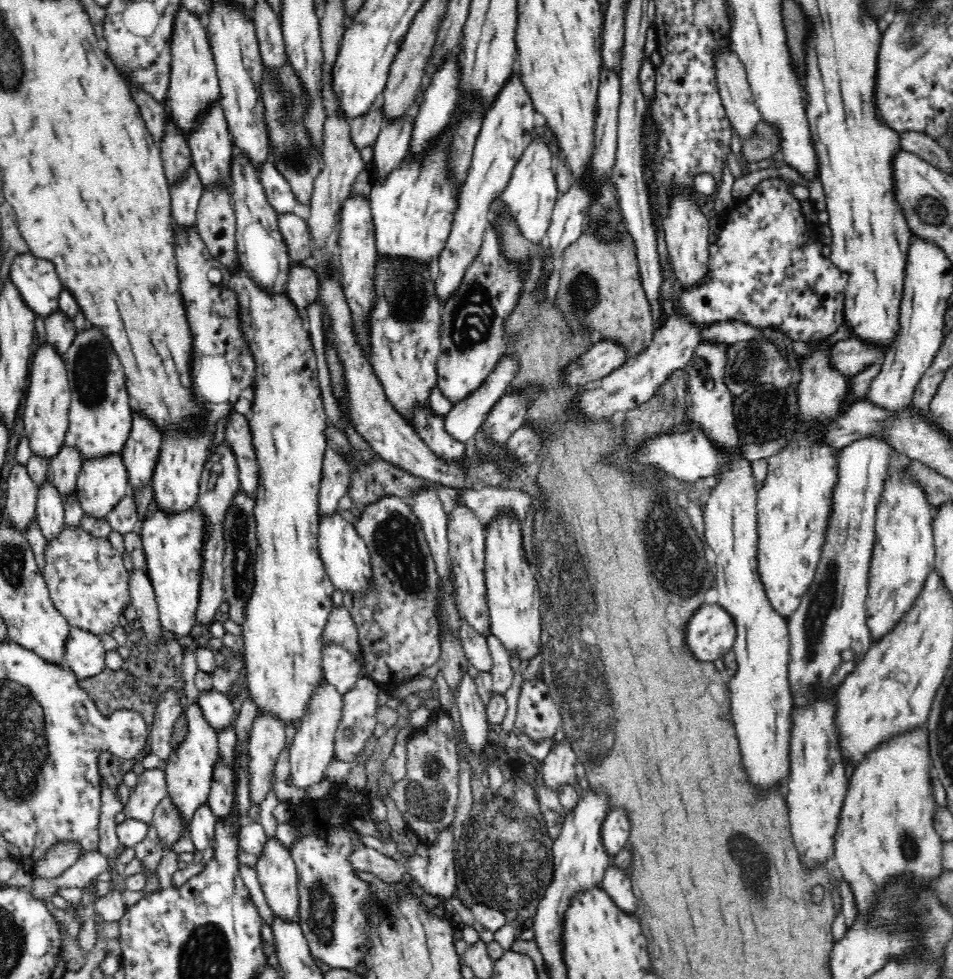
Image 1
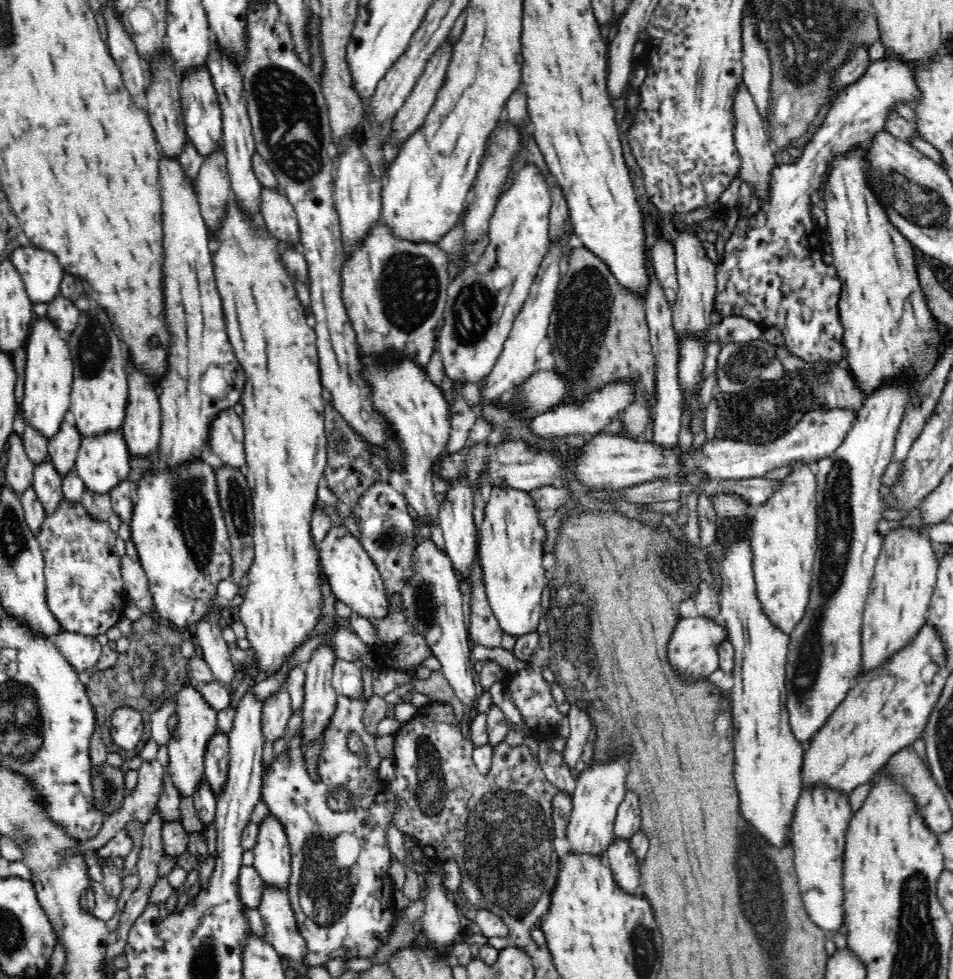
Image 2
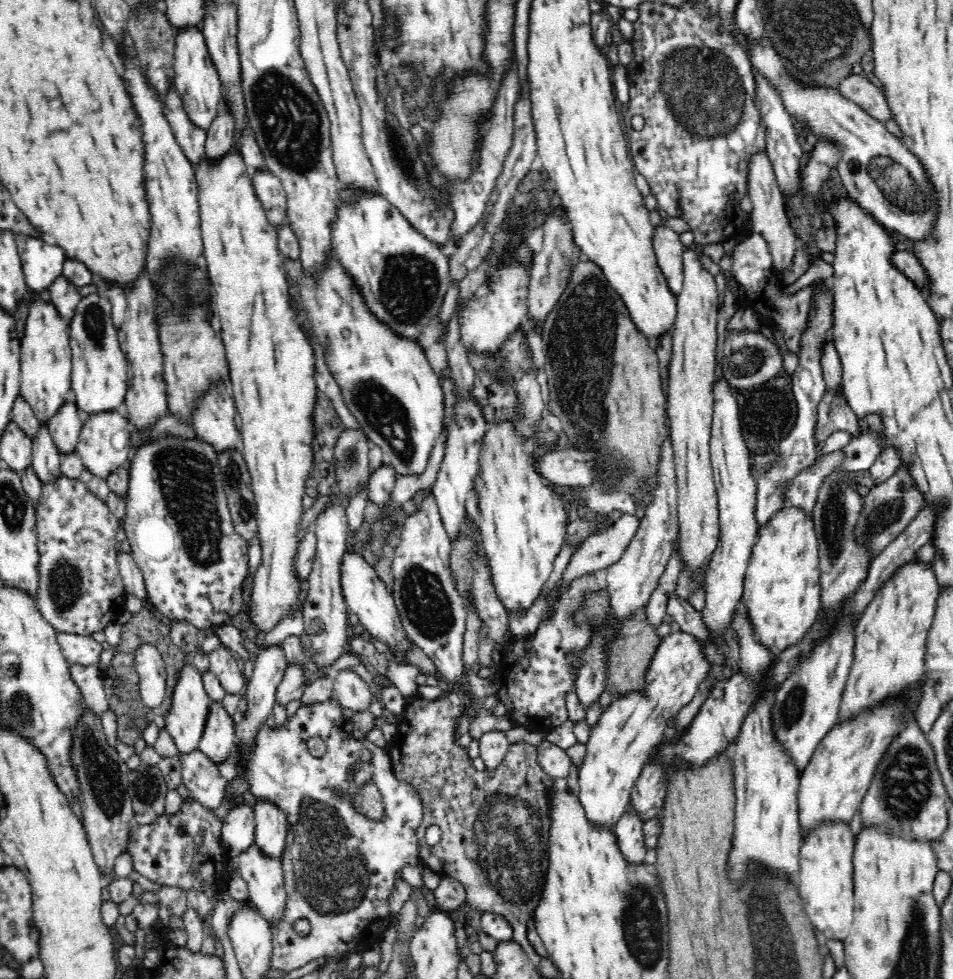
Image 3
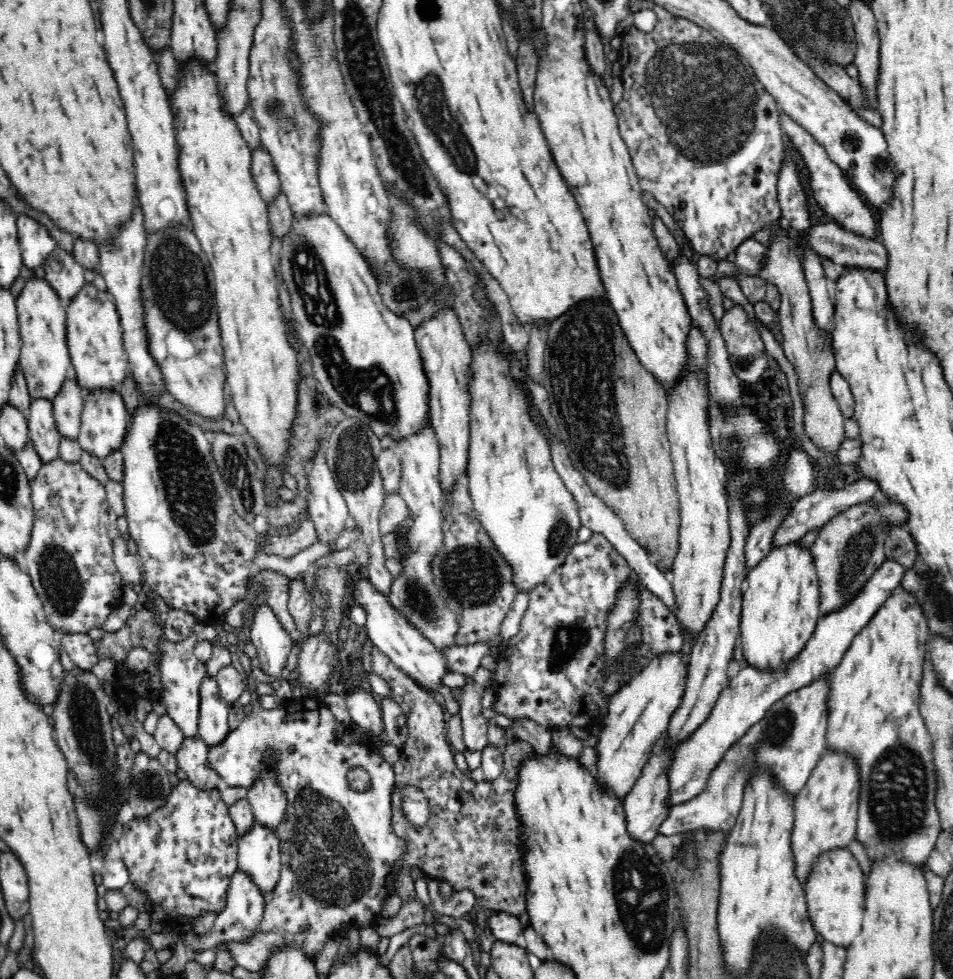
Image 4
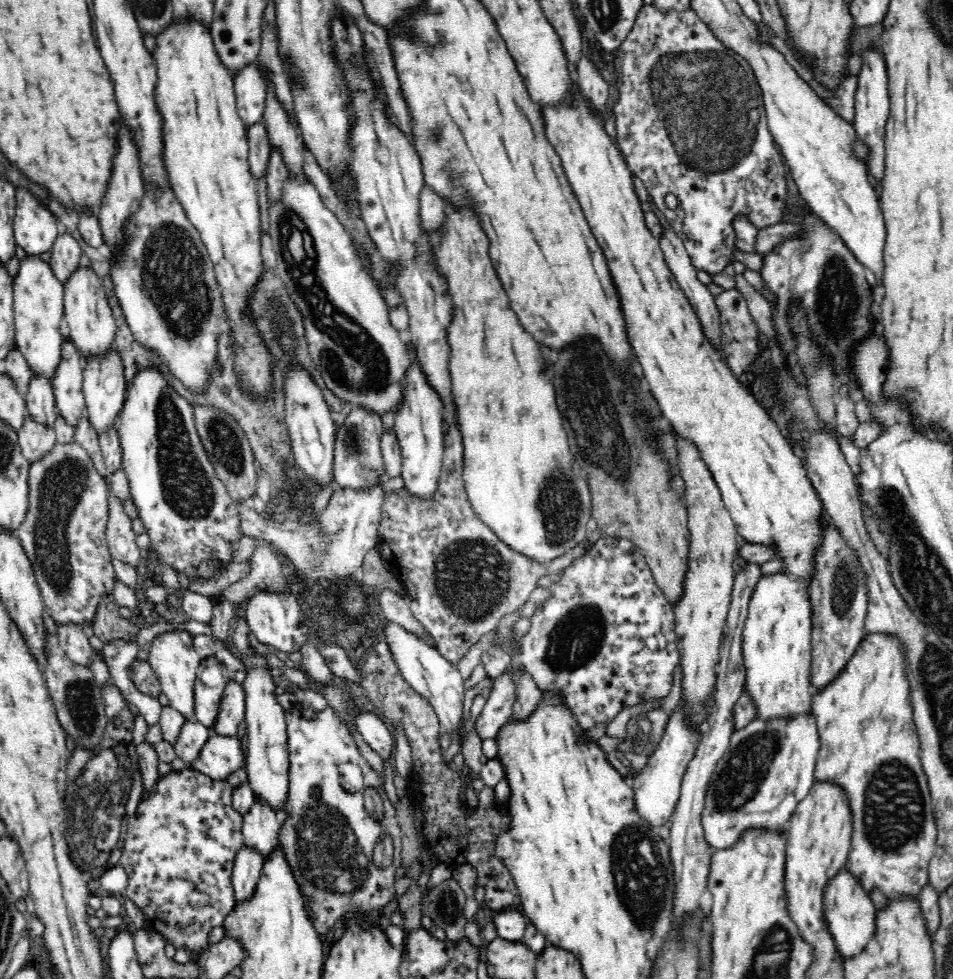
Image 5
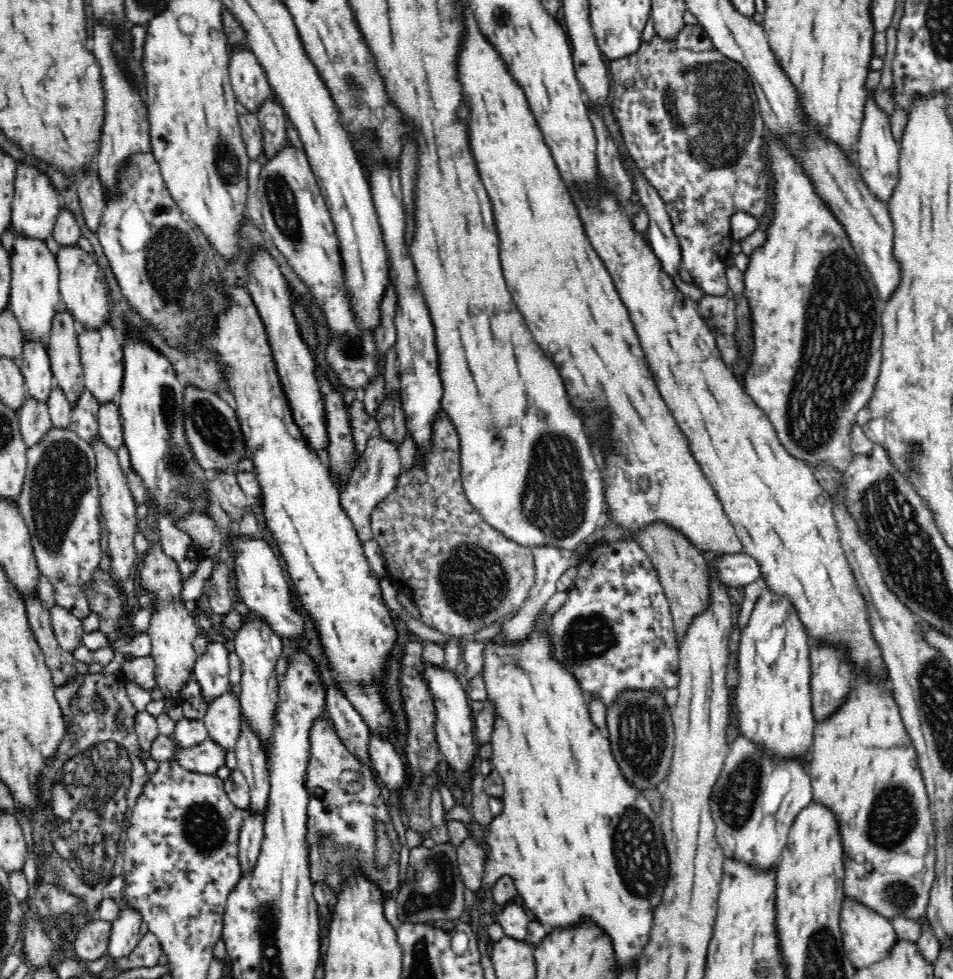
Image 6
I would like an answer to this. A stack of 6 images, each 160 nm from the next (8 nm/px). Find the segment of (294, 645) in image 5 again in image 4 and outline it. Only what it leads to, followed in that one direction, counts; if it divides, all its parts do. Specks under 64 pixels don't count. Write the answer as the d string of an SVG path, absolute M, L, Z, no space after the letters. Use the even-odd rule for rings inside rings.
M262 604L256 610L250 639L256 646L260 670L272 680L282 680L292 643L268 604Z

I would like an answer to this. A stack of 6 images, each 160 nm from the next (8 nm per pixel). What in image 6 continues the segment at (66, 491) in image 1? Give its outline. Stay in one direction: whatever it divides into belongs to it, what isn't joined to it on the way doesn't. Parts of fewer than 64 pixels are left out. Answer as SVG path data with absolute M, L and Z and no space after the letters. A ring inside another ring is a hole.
M65 309L58 310L47 347L54 386L62 391L70 409L76 407L85 390L78 331L78 324L73 316Z

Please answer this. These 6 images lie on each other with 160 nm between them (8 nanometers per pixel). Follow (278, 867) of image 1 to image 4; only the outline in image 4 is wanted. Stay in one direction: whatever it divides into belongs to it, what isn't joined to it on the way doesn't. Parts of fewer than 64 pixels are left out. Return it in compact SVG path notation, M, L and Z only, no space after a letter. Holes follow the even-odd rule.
M266 756L268 772L248 788L247 801L250 803L255 824L277 834L285 820L287 802L285 792L277 785L277 778L269 772L273 756Z

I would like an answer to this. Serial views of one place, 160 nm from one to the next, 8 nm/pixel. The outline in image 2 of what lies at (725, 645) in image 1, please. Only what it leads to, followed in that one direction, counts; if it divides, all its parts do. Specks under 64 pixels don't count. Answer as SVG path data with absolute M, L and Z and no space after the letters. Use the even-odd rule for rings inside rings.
M706 616L681 618L678 628L674 630L670 642L670 656L674 656L674 664L678 664L678 672L684 676L708 677L719 668L718 648L728 641L728 629L723 622L718 623Z

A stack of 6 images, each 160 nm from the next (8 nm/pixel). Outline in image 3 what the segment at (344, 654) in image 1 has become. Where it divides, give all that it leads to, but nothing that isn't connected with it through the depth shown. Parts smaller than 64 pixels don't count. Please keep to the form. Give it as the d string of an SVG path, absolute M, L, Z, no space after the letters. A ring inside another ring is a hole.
M348 667L333 675L333 696L340 701L340 705L353 712L363 711L370 707L372 691L354 670Z

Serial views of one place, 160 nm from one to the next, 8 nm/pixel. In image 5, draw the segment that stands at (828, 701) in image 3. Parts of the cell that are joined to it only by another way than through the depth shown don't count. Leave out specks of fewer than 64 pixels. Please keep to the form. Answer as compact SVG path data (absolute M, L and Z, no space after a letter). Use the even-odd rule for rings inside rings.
M812 708L785 717L782 715L769 719L756 719L744 730L734 732L726 752L715 766L707 784L701 823L708 844L717 849L730 848L746 827L770 827L770 829L787 827L798 801L801 801L813 786L818 752L820 752L820 733L816 725L816 714Z

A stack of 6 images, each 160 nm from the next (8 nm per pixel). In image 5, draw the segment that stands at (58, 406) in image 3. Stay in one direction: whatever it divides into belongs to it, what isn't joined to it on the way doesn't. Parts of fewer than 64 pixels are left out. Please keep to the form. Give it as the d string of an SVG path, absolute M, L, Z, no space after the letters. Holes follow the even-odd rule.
M26 255L20 261L18 273L13 278L13 305L15 346L23 354L33 374L52 383L62 360L64 335L60 333L60 322L65 314L64 287L53 276L48 263L40 259L40 255Z

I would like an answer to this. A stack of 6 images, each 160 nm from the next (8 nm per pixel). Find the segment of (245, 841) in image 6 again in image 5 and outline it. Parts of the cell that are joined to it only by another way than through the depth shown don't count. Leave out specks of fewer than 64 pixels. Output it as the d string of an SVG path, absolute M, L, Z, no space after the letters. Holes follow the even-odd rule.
M242 846L234 860L231 872L232 889L234 889L235 905L241 906L251 902L260 880L264 860L253 850Z

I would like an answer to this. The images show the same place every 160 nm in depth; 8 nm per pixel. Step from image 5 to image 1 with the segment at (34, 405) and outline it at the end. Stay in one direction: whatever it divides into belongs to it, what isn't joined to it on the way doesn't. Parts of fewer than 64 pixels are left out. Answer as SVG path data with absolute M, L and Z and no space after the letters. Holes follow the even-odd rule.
M48 483L38 491L38 502L36 506L37 525L44 535L47 543L53 542L62 534L62 528L65 524L64 498L59 492Z

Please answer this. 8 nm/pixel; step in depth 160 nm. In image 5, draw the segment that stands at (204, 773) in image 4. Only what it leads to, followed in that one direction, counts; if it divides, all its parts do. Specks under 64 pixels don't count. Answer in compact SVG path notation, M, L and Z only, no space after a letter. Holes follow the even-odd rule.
M186 721L180 732L178 742L174 744L177 757L190 764L200 756L200 752L212 732L201 726L197 721Z

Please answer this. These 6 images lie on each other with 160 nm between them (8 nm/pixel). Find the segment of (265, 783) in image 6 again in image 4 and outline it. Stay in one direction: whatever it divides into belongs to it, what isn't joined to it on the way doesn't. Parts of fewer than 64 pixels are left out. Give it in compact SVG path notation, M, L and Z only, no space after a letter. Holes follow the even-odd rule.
M254 824L248 834L237 841L236 870L252 881L265 900L279 885L284 870L278 836Z

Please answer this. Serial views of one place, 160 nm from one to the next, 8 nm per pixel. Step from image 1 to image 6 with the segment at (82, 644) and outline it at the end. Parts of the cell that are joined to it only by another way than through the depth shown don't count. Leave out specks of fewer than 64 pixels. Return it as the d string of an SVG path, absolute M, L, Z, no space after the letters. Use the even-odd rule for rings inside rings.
M54 605L49 611L51 623L59 645L68 652L74 652L82 646L84 629L81 620L70 614L65 608Z

